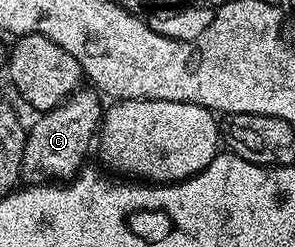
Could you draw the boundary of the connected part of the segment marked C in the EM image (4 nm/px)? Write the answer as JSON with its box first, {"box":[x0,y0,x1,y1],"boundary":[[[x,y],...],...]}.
{"box":[21,88,103,186],"boundary":[[[78,88],[70,98],[44,111],[34,126],[28,127],[23,148],[21,182],[25,186],[65,184],[77,177],[86,165],[85,157],[93,150],[103,119],[103,98],[96,89]]]}

